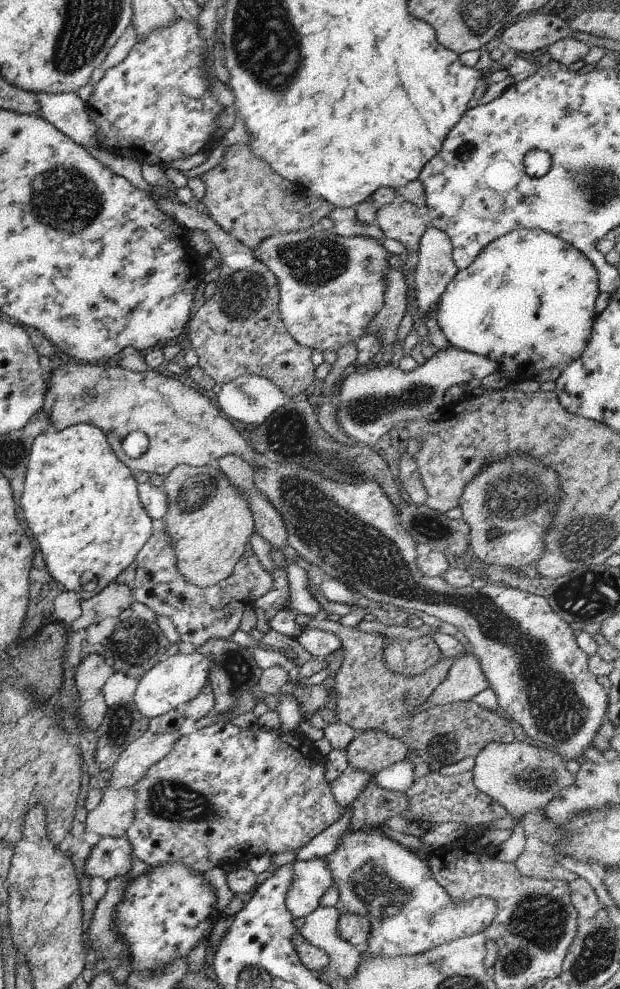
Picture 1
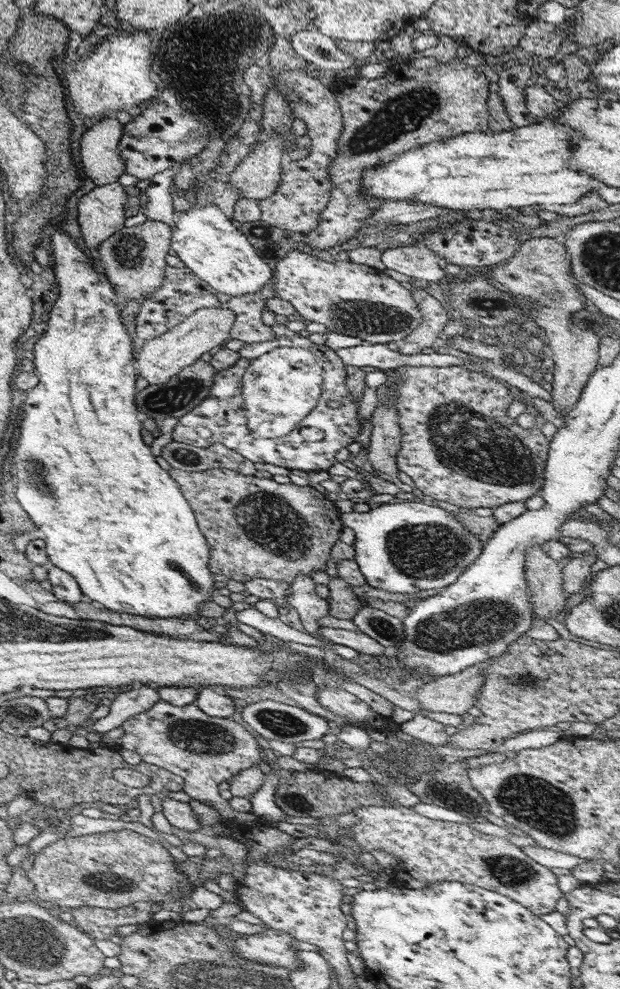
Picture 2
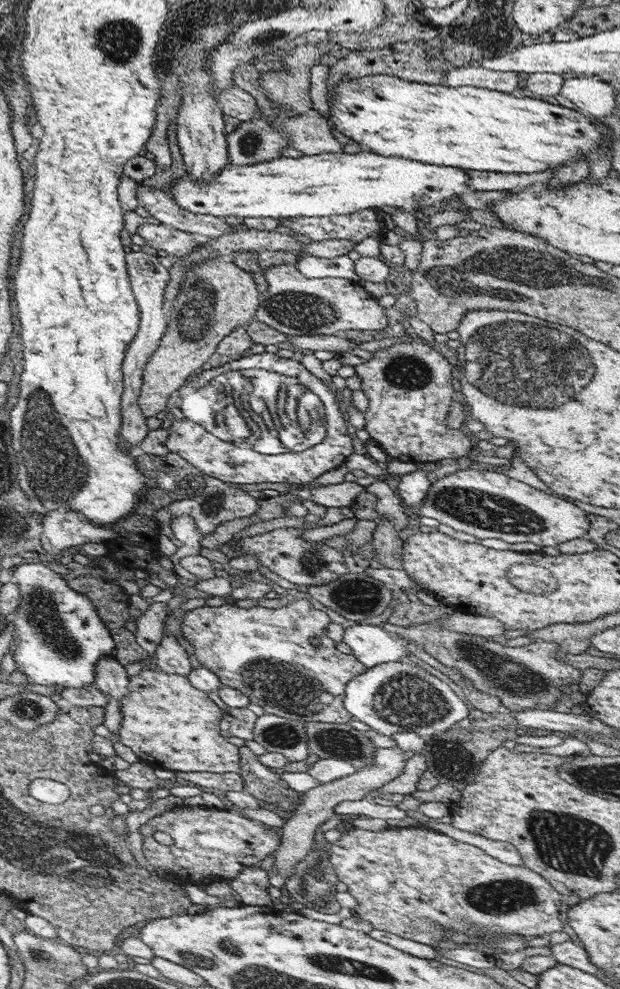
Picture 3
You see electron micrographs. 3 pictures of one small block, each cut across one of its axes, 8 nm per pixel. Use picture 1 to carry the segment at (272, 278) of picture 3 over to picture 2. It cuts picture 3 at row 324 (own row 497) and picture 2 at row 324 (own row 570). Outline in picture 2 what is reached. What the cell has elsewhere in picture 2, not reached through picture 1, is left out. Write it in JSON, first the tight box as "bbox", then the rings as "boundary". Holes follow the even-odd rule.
{"bbox":[274,250,422,343],"boundary":[[[291,250],[275,264],[274,277],[275,296],[290,302],[303,320],[319,322],[331,332],[352,336],[363,342],[397,343],[403,340],[404,336],[413,332],[422,320],[422,312],[417,308],[410,290],[401,287],[399,282],[382,271],[363,264],[355,264],[348,259],[346,261],[335,259],[333,262],[327,262],[309,255],[307,251]]]}

